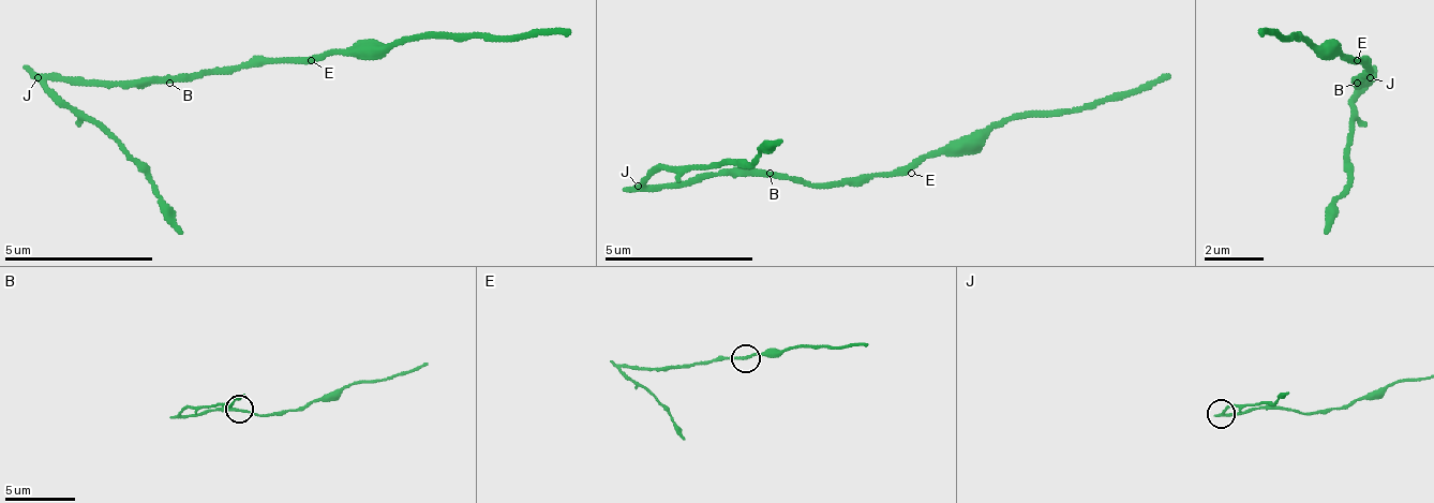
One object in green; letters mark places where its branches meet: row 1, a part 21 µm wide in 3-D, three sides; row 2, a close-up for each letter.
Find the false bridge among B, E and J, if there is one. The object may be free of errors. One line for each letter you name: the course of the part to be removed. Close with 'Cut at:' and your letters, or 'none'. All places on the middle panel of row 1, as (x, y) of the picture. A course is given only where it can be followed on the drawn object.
J: Course of the part to remove: (636, 188), (695, 165), (747, 165), (785, 143)
Cut at: J

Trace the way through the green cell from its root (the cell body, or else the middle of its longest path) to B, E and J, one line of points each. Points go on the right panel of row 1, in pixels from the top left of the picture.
B: (1372, 68), (1357, 83)
E: (1372, 68), (1364, 60), (1357, 60)
J: (1372, 68), (1357, 83), (1364, 83), (1372, 75)

